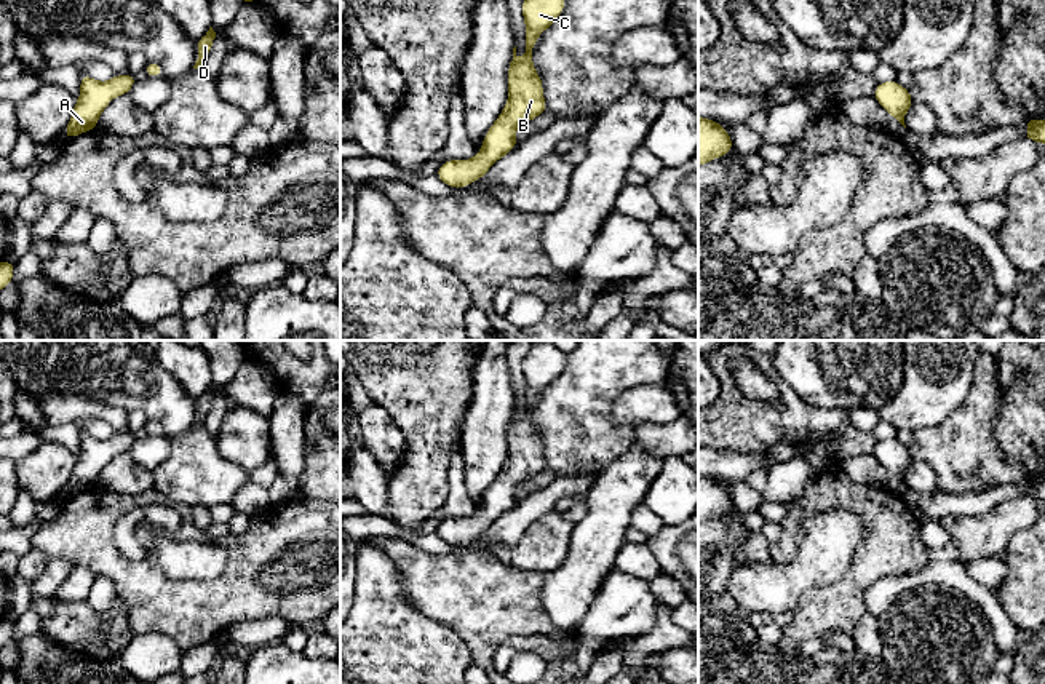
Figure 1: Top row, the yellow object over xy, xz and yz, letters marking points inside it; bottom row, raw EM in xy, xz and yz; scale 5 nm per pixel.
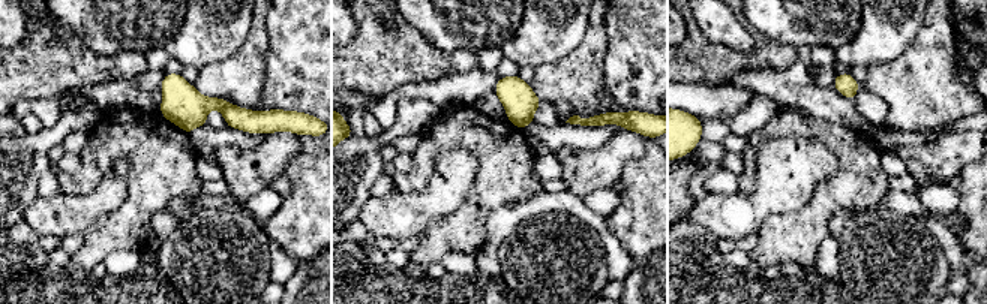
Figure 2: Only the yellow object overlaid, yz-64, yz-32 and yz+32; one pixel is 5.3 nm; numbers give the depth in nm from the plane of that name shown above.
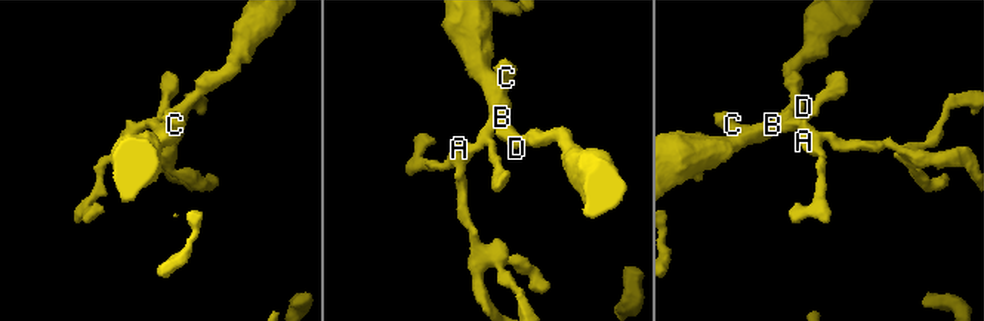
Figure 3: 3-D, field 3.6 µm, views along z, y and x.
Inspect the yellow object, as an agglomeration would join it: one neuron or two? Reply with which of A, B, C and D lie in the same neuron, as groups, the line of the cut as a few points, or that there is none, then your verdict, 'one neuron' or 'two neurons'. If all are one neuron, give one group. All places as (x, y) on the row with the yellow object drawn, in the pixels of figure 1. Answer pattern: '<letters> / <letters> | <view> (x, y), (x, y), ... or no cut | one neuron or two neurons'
A B C D | no cut | one neuron

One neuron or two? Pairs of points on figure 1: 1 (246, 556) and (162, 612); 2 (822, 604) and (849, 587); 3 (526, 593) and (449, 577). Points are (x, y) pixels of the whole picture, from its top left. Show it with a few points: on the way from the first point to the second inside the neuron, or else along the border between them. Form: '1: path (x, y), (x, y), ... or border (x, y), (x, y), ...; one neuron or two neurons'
1: path (232, 579), (200, 611), (184, 611); one neuron
2: path (828, 604), (842, 593); one neuron
3: path (507, 593), (468, 592); one neuron

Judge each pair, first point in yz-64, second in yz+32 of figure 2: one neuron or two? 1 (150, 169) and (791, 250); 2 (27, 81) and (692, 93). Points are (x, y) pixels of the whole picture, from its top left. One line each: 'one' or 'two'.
1: one
2: two

